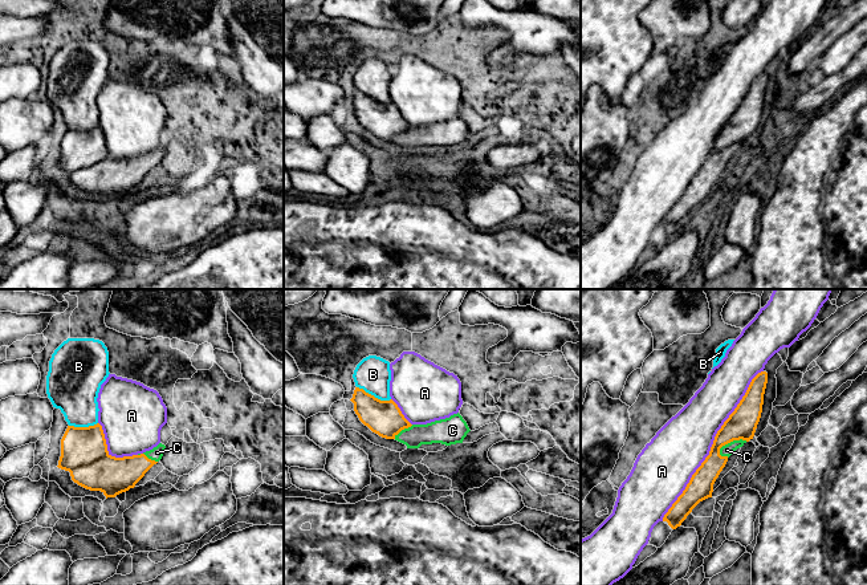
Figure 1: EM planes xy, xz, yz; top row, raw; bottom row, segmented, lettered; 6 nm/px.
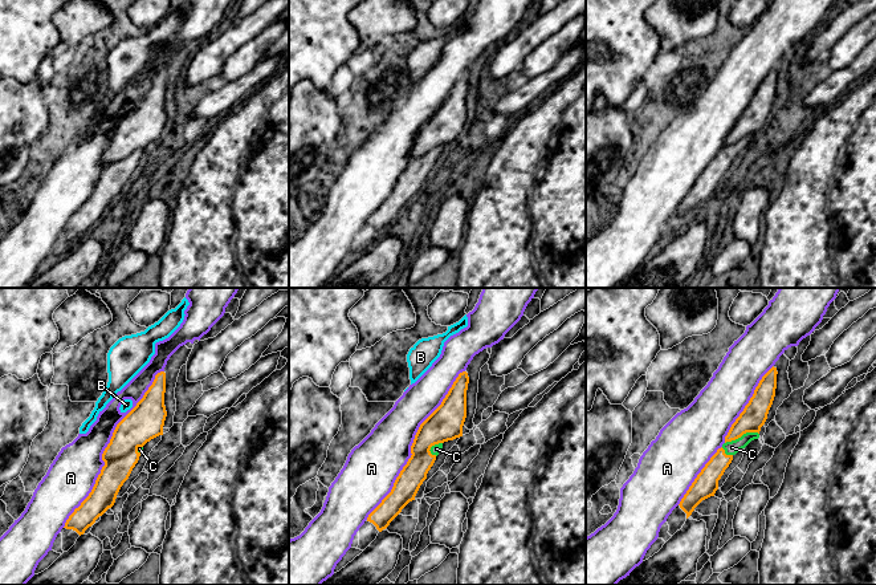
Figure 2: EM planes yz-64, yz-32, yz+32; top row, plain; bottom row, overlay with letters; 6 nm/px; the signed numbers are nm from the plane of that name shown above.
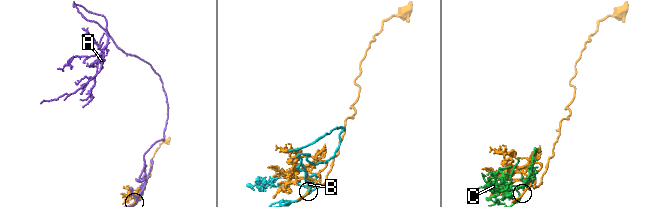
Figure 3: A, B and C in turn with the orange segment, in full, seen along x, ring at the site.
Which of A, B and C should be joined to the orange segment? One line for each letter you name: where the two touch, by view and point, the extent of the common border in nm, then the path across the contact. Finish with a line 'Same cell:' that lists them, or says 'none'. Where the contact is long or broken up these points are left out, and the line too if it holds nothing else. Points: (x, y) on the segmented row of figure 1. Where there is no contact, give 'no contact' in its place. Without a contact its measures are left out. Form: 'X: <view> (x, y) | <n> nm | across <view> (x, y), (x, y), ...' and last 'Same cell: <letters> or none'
C: yz (731, 441) | 190 nm
Same cell: C

